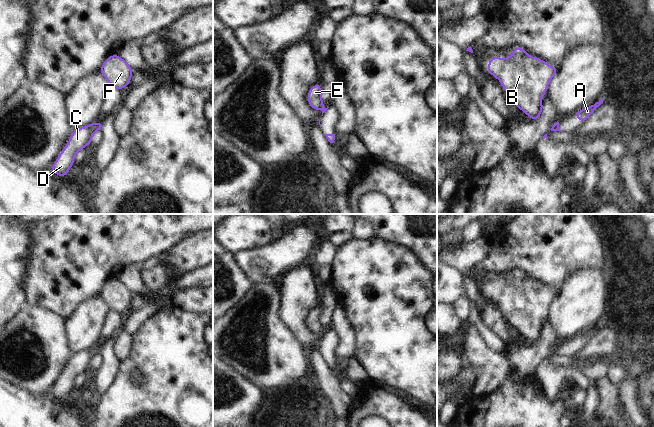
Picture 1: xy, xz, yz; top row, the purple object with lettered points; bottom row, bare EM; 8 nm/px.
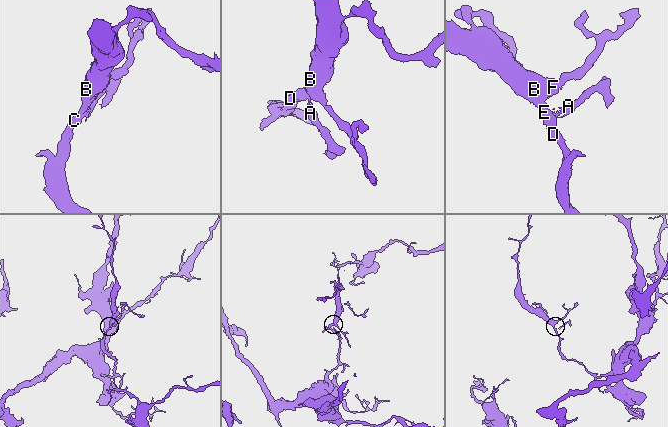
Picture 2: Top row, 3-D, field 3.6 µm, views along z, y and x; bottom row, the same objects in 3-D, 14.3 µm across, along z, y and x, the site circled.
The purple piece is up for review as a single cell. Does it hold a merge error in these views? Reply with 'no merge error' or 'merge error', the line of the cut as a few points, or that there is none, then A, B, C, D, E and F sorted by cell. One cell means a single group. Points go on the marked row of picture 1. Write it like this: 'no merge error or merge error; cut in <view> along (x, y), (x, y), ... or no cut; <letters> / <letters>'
merge error; cut in xy along (99, 122), (97, 129); A / B C D E F

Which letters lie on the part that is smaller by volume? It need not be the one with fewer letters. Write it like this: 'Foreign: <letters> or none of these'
Foreign: A

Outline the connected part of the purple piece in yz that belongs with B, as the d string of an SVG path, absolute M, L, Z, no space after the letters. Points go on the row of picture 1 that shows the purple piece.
M517 46L513 54L506 59L500 57L492 57L488 63L488 73L494 75L498 79L507 94L511 97L511 103L516 104L518 108L526 113L532 120L537 120L542 112L543 104L541 98L544 97L548 84L552 77L559 71L556 67L548 65L545 61L537 57L531 57L521 46Z

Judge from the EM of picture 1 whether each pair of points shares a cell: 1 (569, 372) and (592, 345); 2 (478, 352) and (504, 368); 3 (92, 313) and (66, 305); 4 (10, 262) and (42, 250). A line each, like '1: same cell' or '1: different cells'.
1: different cells
2: same cell
3: different cells
4: different cells

